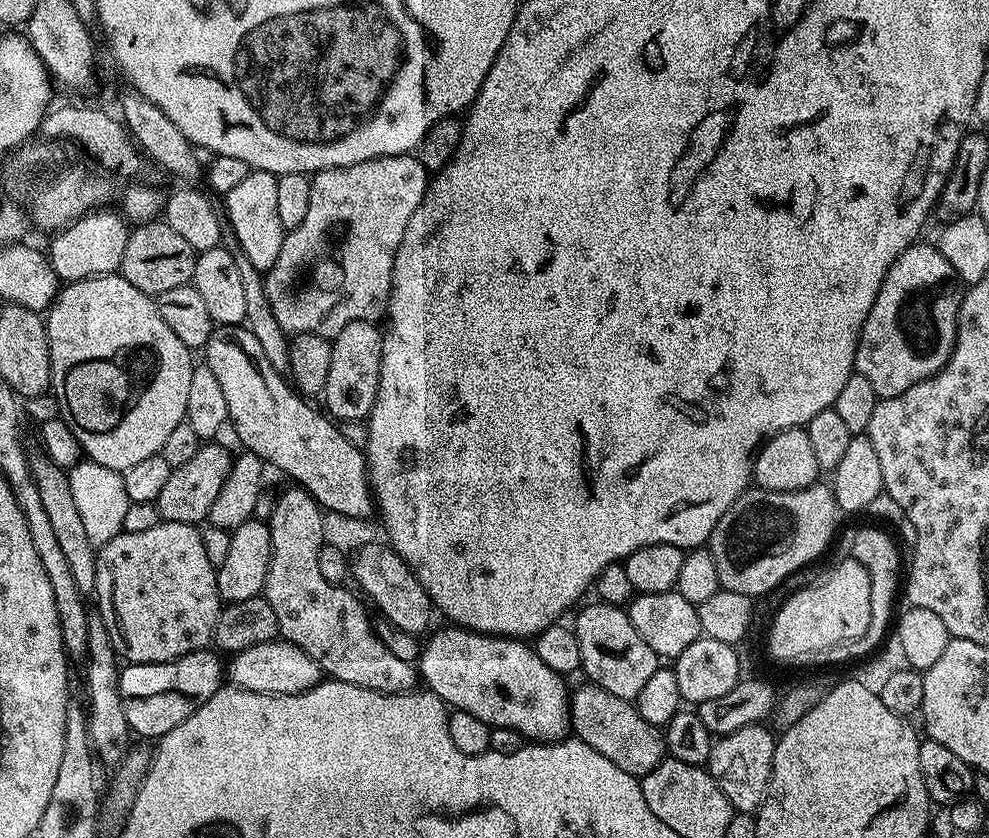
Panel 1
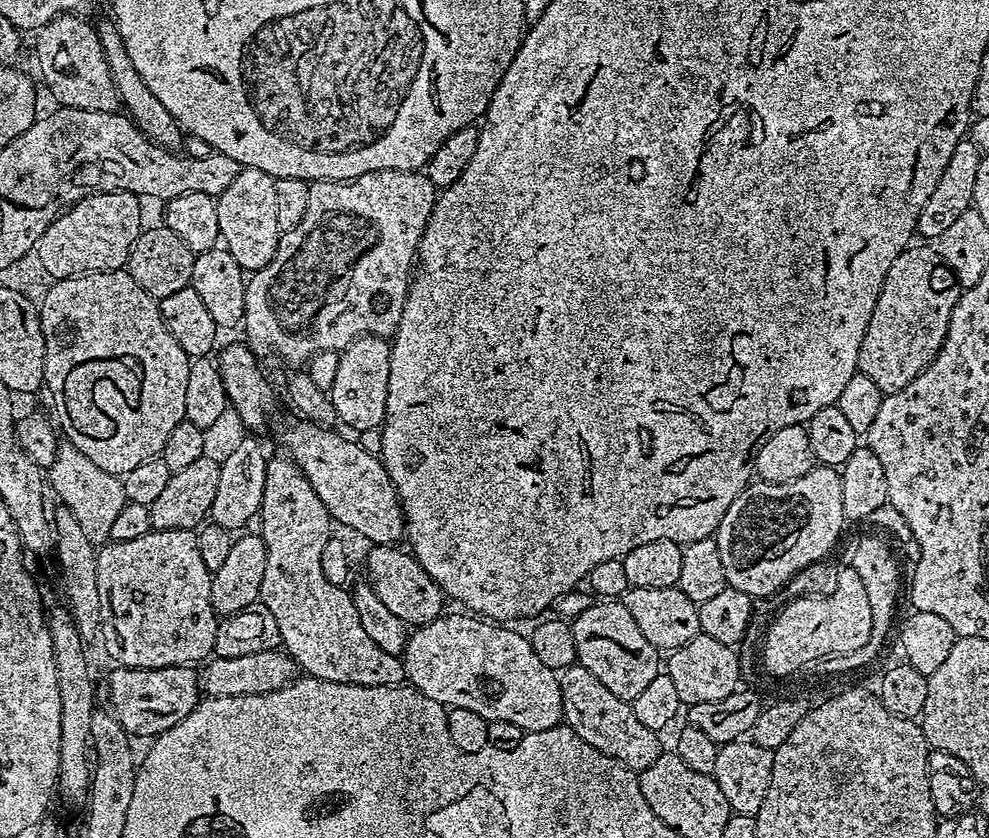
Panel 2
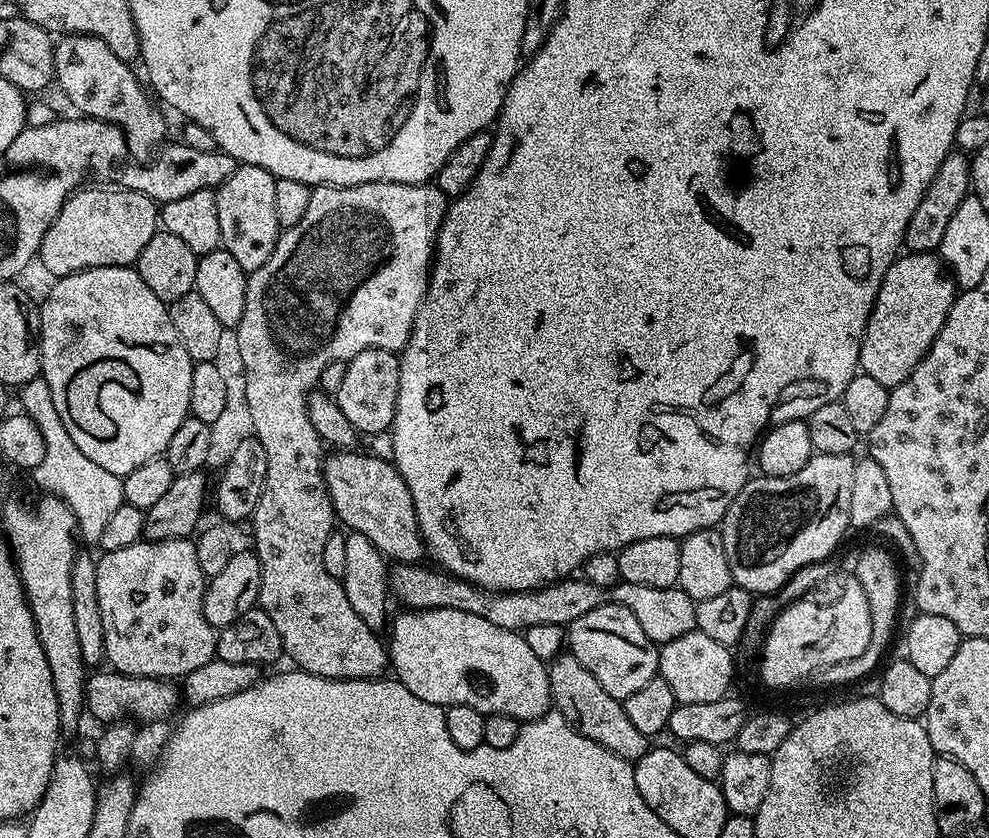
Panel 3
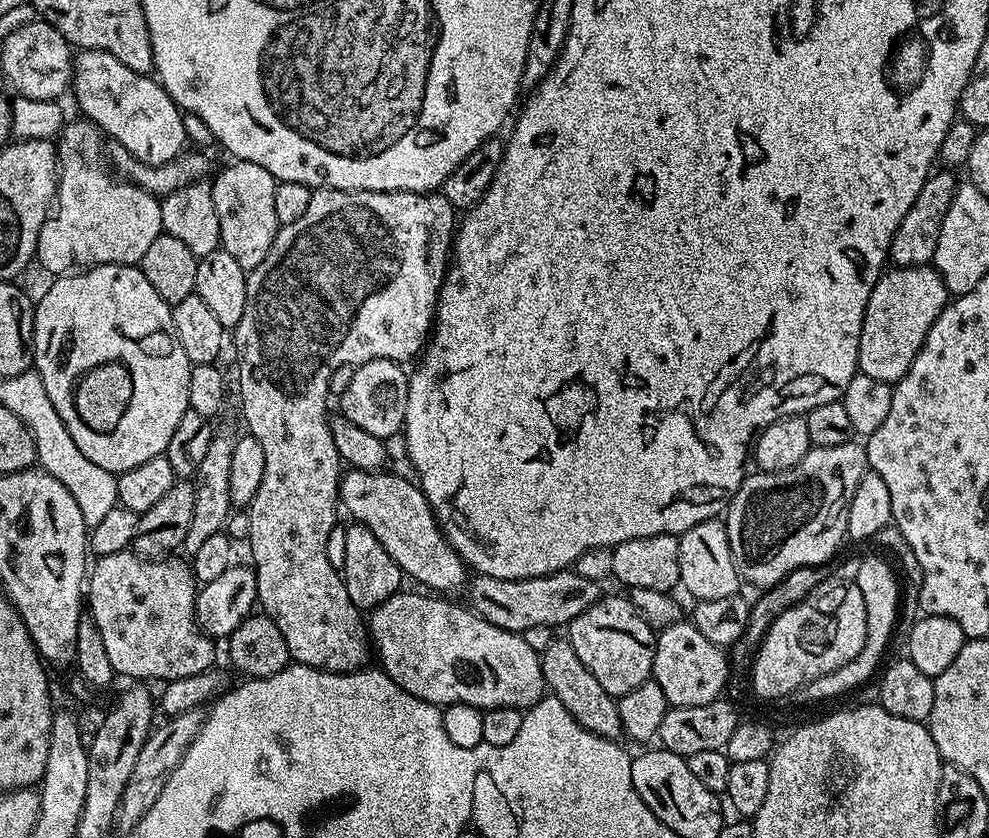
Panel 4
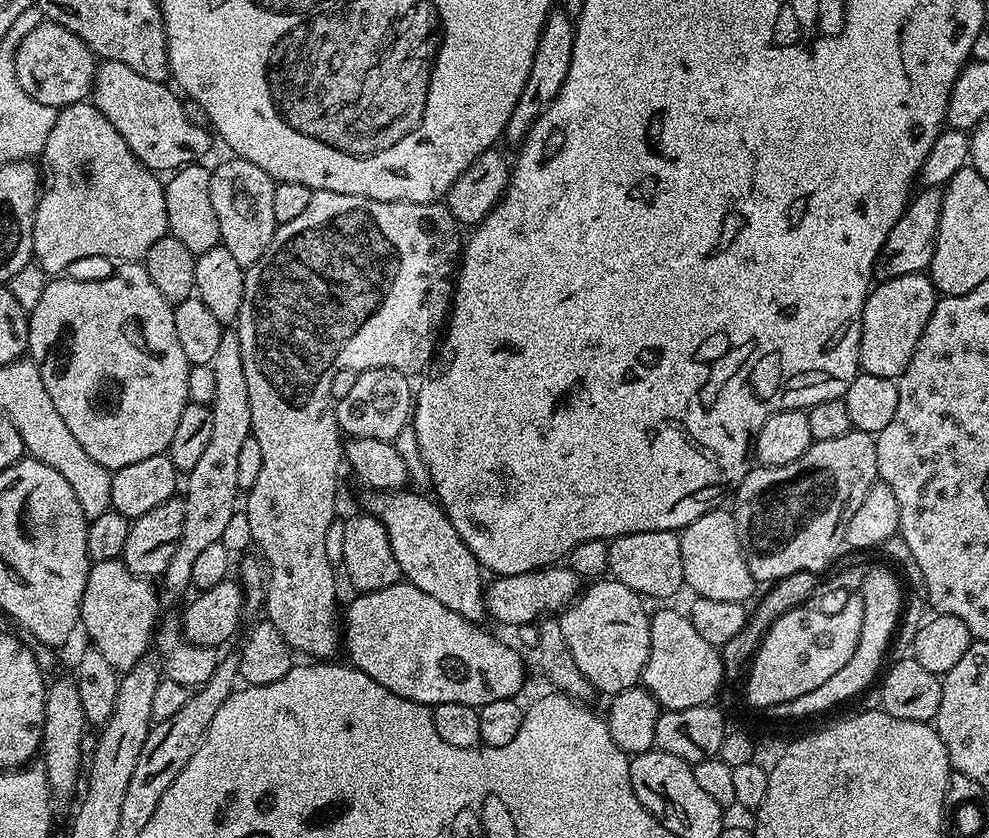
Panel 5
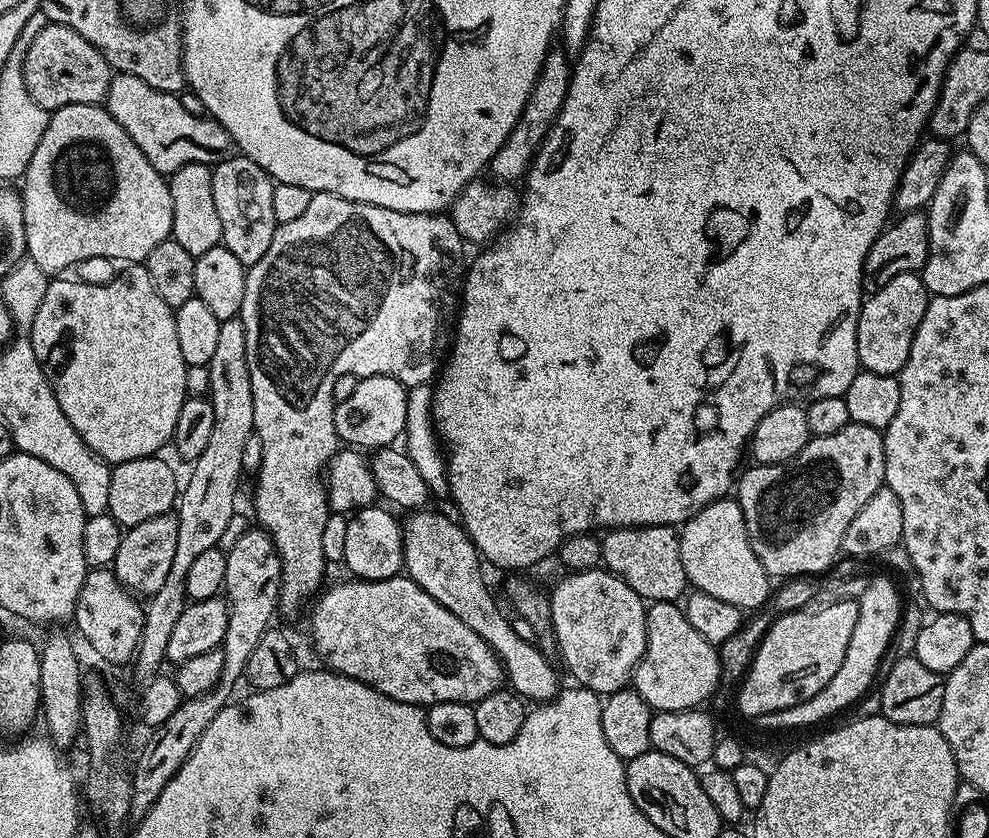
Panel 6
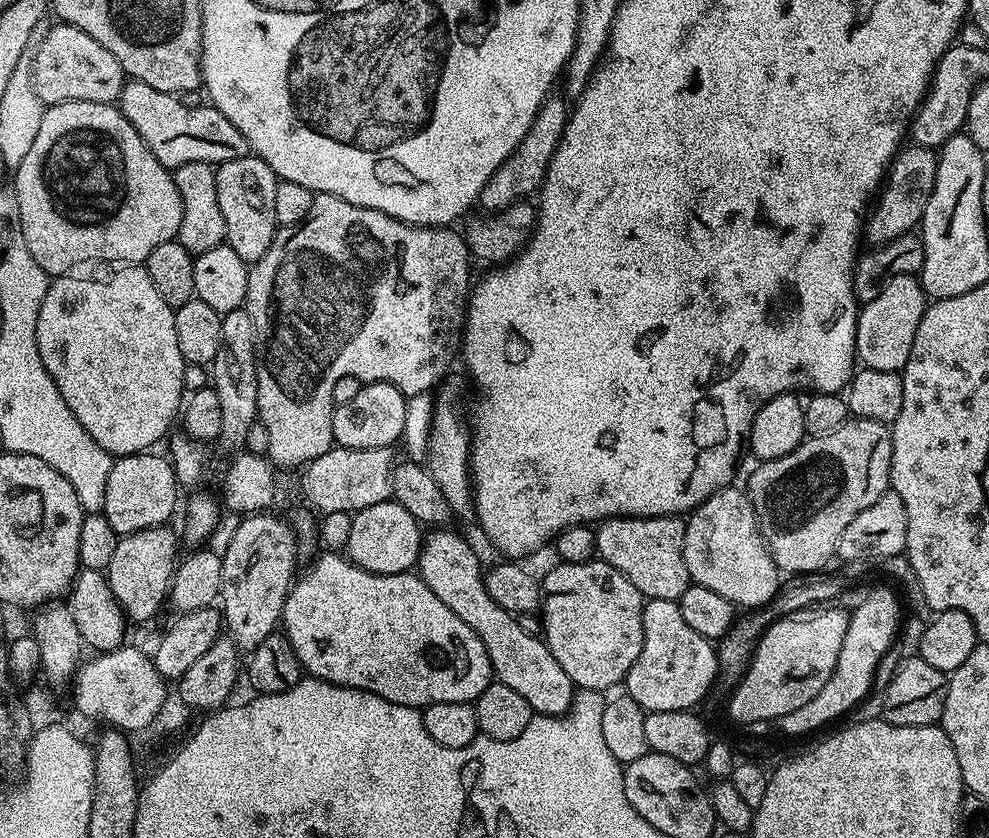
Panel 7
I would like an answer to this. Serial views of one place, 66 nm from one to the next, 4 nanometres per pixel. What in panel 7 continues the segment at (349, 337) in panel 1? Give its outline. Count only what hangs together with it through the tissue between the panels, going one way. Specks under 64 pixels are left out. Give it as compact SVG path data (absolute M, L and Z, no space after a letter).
M386 382L364 384L350 402L335 405L332 413L332 439L341 448L370 450L392 448L403 437L408 400Z

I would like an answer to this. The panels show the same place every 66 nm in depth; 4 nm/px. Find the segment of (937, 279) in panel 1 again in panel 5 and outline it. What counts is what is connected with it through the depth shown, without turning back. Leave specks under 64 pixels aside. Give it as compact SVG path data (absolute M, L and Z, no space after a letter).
M915 272L902 274L902 278L879 281L869 291L862 310L860 335L860 367L870 374L896 380L906 370L926 322L938 299L931 275Z

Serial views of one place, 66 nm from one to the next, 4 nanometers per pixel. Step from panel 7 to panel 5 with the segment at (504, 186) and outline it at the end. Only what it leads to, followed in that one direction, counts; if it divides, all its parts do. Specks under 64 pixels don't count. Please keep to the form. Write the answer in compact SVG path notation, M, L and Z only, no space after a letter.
M563 6L553 7L546 22L542 26L542 34L538 38L538 50L534 50L534 62L530 66L530 74L526 78L526 86L510 114L508 124L504 128L503 139L509 140L513 146L523 144L526 134L534 126L534 122L554 102L554 98L562 90L566 82L566 73L570 71L570 54L574 50L574 34L576 25Z

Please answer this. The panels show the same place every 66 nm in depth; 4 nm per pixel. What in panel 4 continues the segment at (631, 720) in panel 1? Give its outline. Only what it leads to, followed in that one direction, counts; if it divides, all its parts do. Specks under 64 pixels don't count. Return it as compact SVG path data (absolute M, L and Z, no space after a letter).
M553 638L544 652L540 653L540 665L542 666L542 678L545 685L550 689L551 695L556 696L558 702L562 702L562 706L566 706L566 710L570 710L570 714L583 728L607 740L619 741L624 736L624 727L618 714L617 697L606 694L606 690L602 690L602 685L598 683L598 678L594 678L594 674L590 674L590 670L586 670L586 666L582 666L578 654L574 654L574 646L568 639Z

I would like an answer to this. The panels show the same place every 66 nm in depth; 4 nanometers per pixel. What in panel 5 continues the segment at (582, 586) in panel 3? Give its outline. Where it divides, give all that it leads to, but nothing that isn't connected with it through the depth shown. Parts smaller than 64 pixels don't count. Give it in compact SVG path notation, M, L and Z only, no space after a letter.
M564 564L548 565L538 571L493 579L485 589L485 611L498 622L517 628L535 623L549 614L563 611L582 590L580 576Z

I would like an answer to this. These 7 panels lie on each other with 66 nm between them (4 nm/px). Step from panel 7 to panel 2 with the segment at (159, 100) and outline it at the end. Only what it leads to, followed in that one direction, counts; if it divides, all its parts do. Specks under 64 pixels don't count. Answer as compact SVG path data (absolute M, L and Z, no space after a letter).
M65 14L54 18L39 29L36 40L36 60L40 63L40 76L48 92L61 108L114 112L121 107L118 90L111 78L99 35L83 15Z

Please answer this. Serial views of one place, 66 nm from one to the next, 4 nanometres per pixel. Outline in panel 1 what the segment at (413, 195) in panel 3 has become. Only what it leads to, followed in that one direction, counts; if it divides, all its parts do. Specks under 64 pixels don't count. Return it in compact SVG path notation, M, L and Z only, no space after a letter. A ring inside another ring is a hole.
M415 155L383 156L374 160L360 162L349 168L331 168L315 173L310 179L310 207L305 220L292 232L287 233L282 242L282 254L278 254L278 262L268 269L263 277L266 298L269 299L270 310L278 325L287 334L303 334L305 337L322 336L335 338L342 329L359 320L371 320L380 322L387 317L388 303L392 300L392 276L395 271L396 252L406 234L406 228L410 218L414 218L414 210L422 202L430 183L430 174L422 166L422 162ZM299 486L288 487L292 488L286 489L277 498L276 505L272 508L272 517L267 517L266 520L270 530L272 557L262 593L264 599L270 602L270 610L274 610L274 618L278 618L280 636L294 646L306 650L306 654L310 654L310 658L318 662L325 677L338 680L342 684L357 684L385 696L394 696L396 692L412 692L415 684L418 684L417 665L397 658L380 641L370 617L368 618L367 610L360 605L361 597L355 591L347 592L347 587L331 584L326 582L326 578L322 578L318 567L318 554L325 544L323 538L325 513L306 489Z

